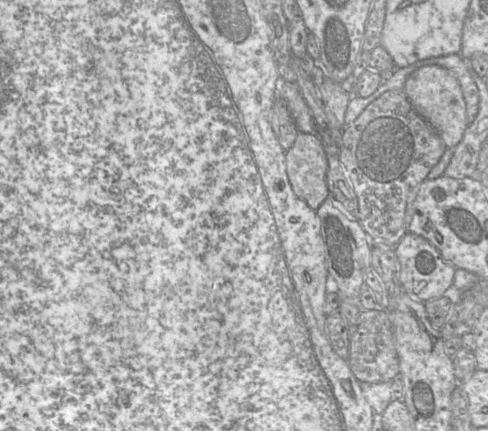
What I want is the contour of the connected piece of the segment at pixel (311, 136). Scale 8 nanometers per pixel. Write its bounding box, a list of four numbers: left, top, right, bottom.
[285,132,330,211]

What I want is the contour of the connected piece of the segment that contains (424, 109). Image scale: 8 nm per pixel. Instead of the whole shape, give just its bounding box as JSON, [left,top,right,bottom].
[404,65,468,148]

